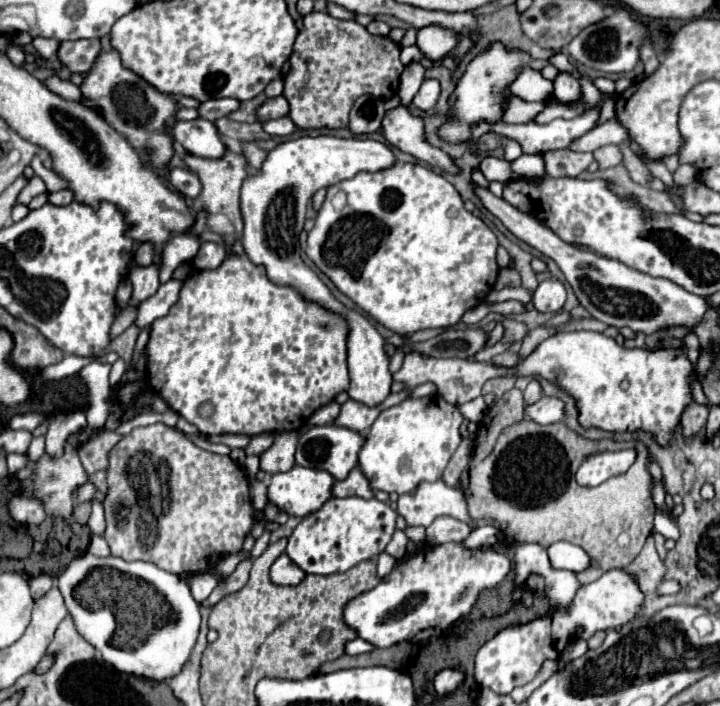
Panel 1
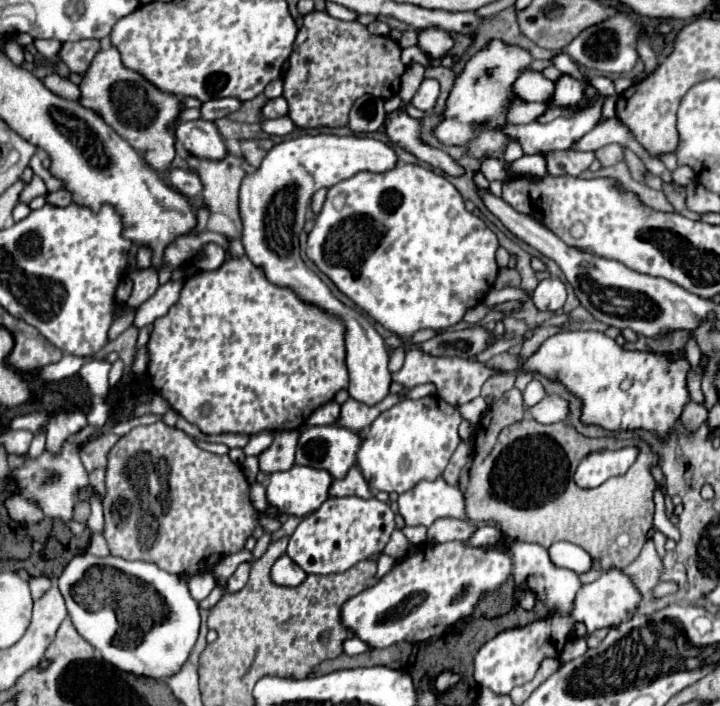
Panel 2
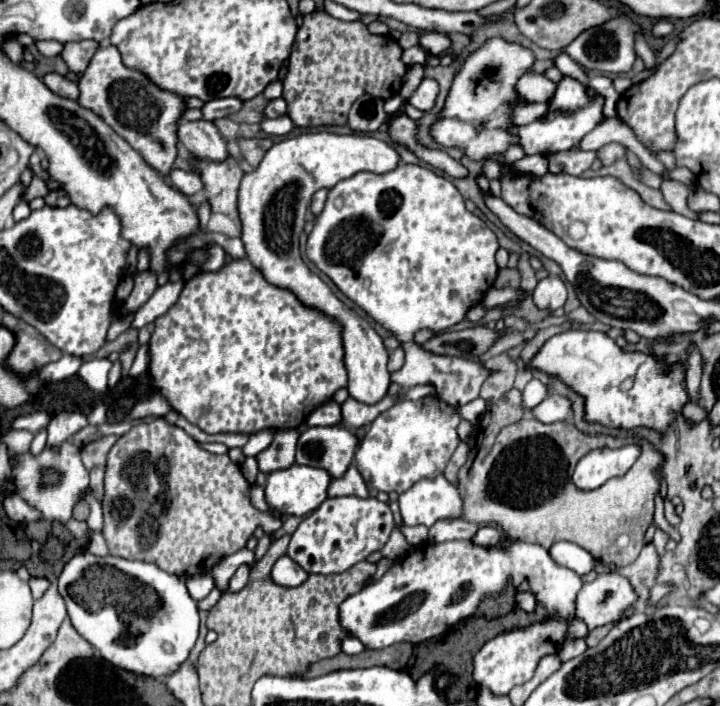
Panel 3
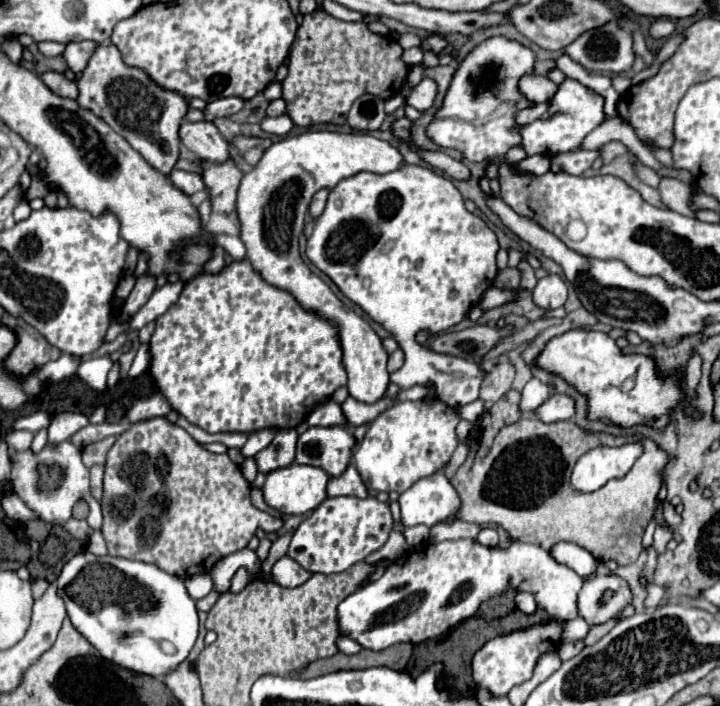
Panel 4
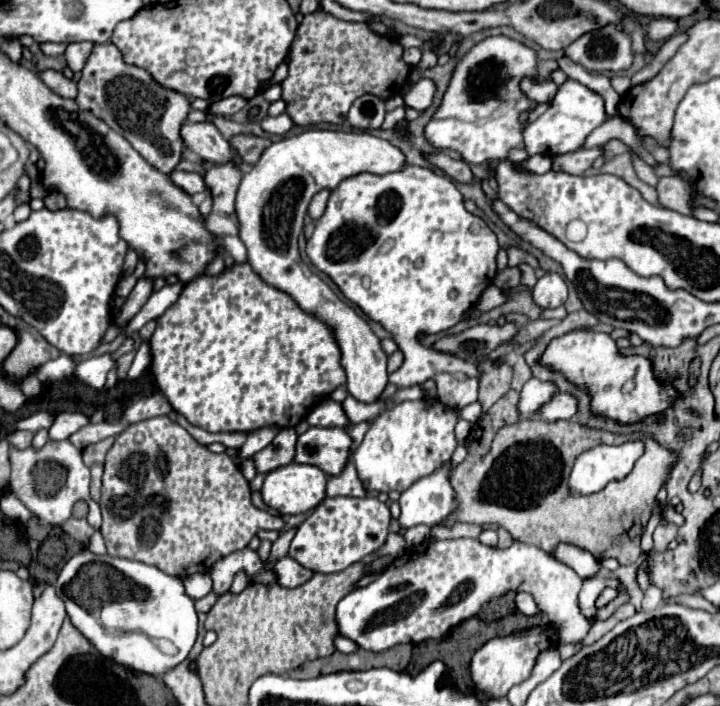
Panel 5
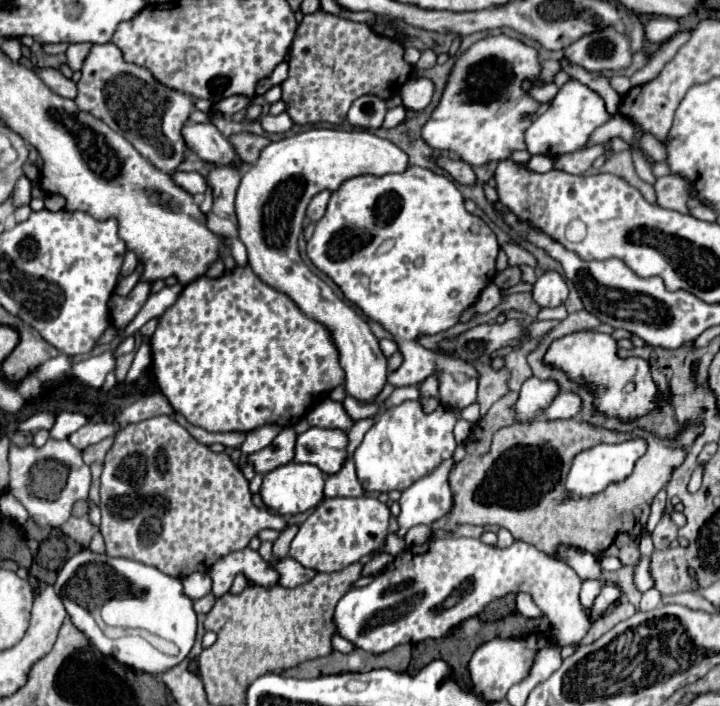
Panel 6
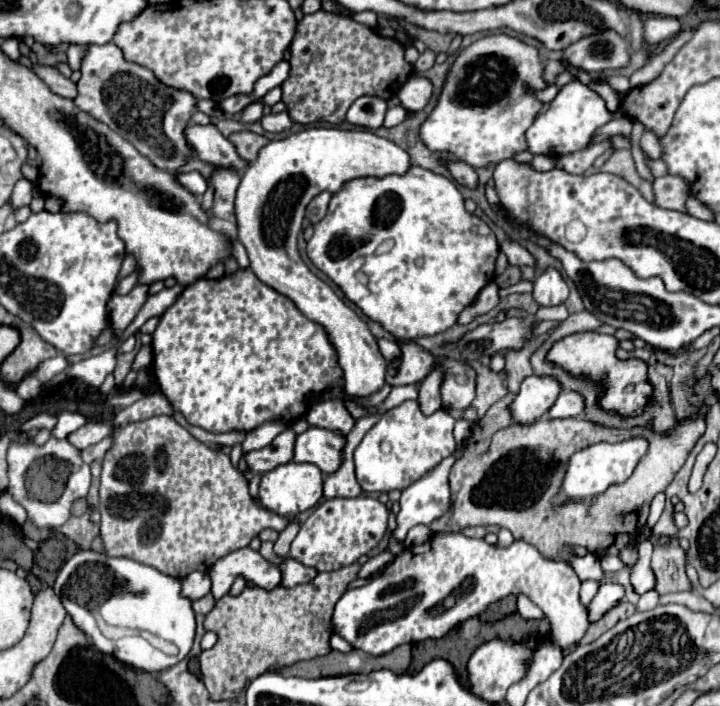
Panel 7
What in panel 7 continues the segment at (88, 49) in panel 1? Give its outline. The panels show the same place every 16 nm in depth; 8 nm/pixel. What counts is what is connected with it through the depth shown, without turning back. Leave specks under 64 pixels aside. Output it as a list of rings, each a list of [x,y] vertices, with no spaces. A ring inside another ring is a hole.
[[[72,44],[72,46],[68,48],[68,66],[70,66],[74,72],[80,70],[80,62],[82,62],[82,56],[84,56],[86,48],[88,48],[88,46],[80,46],[80,44]]]

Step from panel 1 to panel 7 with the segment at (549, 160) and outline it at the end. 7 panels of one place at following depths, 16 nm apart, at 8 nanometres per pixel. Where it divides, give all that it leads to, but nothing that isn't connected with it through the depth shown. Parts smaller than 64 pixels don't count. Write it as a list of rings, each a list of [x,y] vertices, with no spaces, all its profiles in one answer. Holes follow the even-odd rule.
[[[608,138],[608,140],[596,142],[594,146],[590,146],[590,148],[586,148],[586,150],[572,152],[572,154],[568,154],[568,156],[560,156],[556,166],[562,168],[562,170],[566,170],[566,172],[570,172],[570,174],[584,174],[584,172],[594,164],[594,160],[596,160],[602,152],[606,152],[606,150],[610,148],[610,144],[612,144],[612,140]]]

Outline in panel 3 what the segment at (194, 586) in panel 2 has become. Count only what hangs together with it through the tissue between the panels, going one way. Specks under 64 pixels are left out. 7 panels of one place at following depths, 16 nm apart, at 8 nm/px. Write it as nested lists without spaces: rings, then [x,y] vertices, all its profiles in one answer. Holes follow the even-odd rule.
[[[196,574],[196,576],[190,576],[186,580],[186,588],[194,600],[202,600],[214,588],[214,580],[210,574]]]

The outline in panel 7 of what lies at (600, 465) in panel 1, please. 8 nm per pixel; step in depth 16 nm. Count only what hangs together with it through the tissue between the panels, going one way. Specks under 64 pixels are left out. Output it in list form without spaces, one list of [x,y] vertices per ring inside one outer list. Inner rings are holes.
[[[634,436],[622,442],[614,442],[614,444],[598,442],[584,448],[582,452],[576,452],[572,456],[572,462],[568,464],[560,496],[564,496],[566,500],[594,498],[600,492],[606,492],[612,484],[622,484],[624,480],[628,480],[628,476],[632,476],[636,464],[646,454],[646,450],[648,450],[648,440],[642,436]]]

